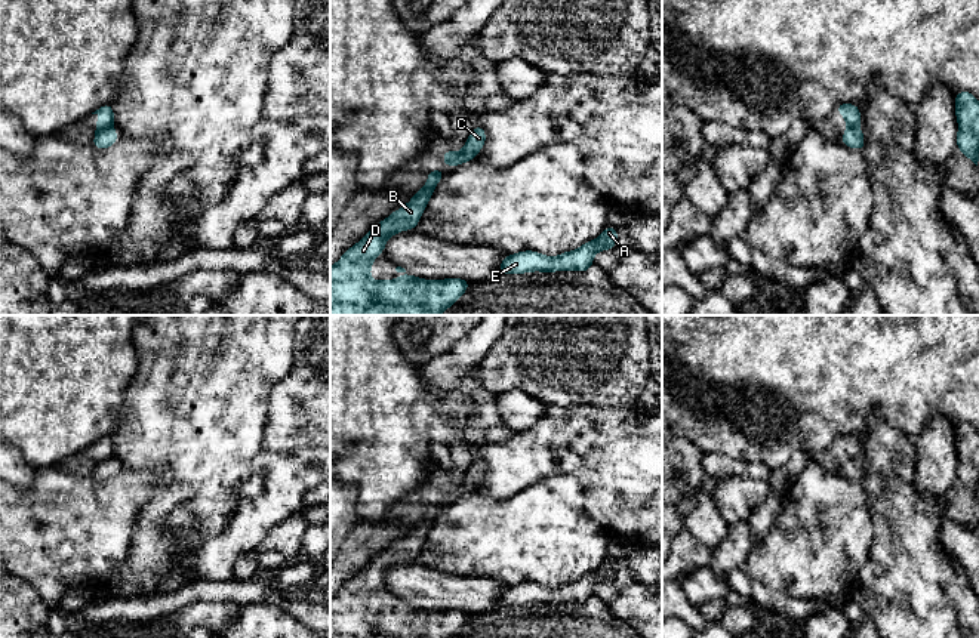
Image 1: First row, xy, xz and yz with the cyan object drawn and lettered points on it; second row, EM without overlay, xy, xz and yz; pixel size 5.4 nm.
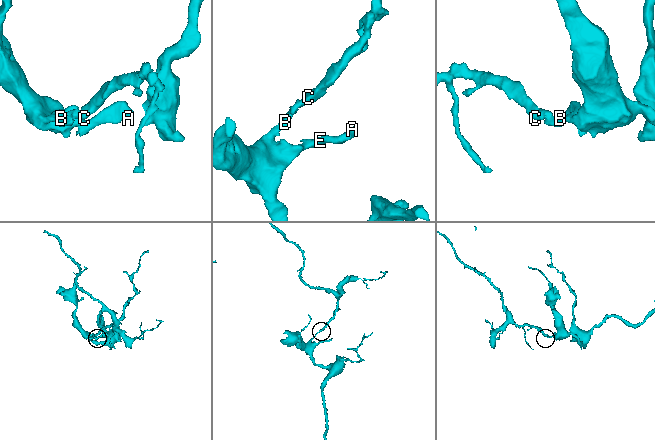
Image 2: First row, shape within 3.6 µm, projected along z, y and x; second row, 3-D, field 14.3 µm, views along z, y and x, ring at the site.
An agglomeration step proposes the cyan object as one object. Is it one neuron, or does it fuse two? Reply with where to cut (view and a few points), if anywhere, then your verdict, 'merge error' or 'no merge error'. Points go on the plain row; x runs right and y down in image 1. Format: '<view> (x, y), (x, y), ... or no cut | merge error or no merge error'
no cut | no merge error

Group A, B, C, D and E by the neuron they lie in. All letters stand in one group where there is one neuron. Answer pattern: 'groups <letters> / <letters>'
groups A B C D E

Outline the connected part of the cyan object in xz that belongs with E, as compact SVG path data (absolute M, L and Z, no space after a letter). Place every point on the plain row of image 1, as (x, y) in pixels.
M607 558L601 567L582 576L572 583L563 583L558 588L545 588L533 582L524 582L507 586L499 598L498 607L524 605L532 602L579 602L587 604L592 598L592 589L597 583L613 582L618 571L618 560Z

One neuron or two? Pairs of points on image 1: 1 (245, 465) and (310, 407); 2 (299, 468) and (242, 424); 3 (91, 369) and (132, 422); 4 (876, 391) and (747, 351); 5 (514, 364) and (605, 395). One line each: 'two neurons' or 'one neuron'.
1: two neurons
2: two neurons
3: two neurons
4: one neuron
5: one neuron

